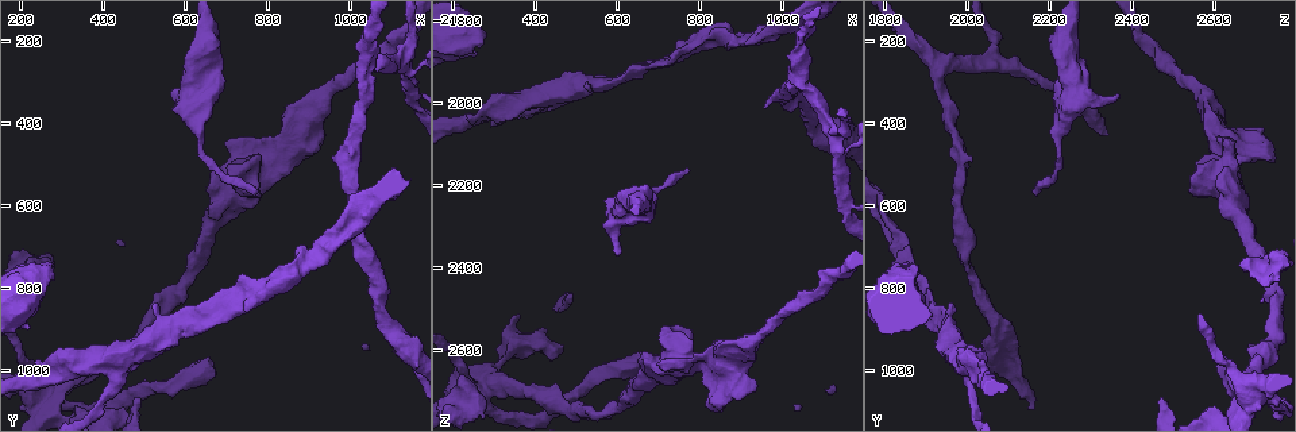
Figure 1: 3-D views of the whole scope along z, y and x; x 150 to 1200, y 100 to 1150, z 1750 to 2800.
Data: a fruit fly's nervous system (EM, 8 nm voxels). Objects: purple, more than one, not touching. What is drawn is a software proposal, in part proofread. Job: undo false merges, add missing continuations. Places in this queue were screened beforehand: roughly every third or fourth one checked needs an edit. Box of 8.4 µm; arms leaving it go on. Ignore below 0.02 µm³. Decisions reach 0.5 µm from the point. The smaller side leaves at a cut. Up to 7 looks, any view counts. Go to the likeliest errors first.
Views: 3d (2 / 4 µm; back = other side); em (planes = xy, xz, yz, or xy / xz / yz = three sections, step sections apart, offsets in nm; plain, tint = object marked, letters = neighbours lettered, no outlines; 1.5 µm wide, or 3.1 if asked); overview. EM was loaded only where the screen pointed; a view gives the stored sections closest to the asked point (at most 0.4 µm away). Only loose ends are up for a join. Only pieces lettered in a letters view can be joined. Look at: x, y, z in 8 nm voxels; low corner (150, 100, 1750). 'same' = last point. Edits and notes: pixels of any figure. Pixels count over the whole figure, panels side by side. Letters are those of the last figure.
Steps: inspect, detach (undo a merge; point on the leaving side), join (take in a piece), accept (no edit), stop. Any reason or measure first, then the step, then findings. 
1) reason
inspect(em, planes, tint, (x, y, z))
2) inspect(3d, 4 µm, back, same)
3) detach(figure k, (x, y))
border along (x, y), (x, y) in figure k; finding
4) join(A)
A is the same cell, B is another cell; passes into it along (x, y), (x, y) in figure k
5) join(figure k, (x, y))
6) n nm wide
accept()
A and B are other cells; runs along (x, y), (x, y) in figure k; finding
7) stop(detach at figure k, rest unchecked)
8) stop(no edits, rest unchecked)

branch stops here
inspect(em, planes, letters, (610, 330, 2370))

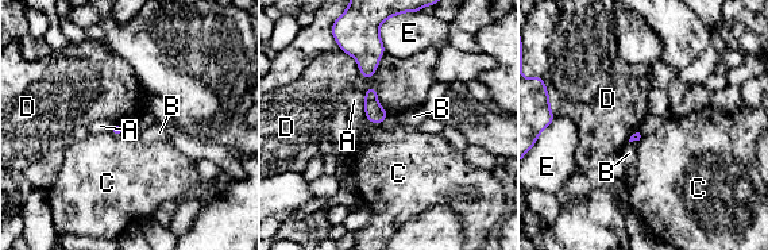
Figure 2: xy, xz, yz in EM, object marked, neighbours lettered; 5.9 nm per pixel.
accept()
A, B, C, D and E are other cells; border along (340, 49), (367, 79), (385, 54) in figure 2; no lettered piece goes on from it

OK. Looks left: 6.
sharp bend
inspect(3d, 2 µm, (1045, 260, 1945))

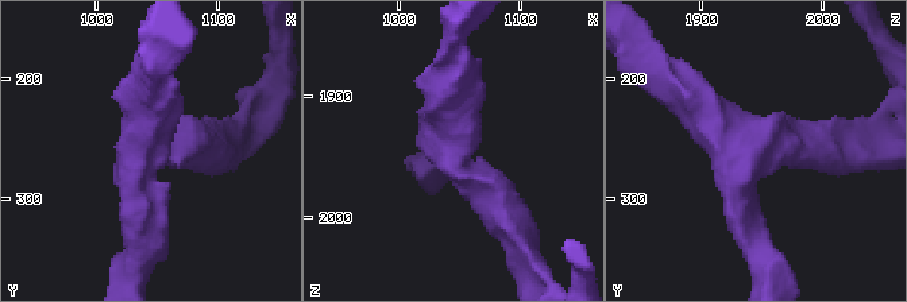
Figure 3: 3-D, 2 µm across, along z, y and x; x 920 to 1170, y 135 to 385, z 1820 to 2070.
shape alone is not enough
inspect(em, planes, letters, (1046, 260, 1944))

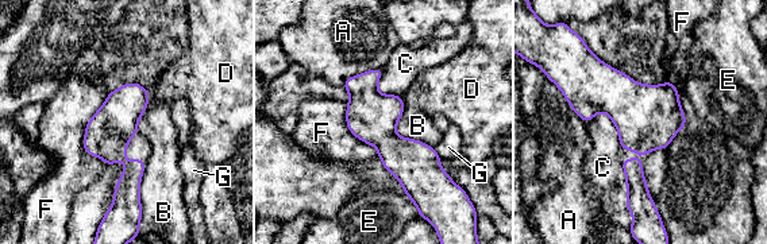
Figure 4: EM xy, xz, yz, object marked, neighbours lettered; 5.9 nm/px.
280 nm wide
accept()
A, B, C, D, E, F and G are other cells; runs along (350, 81), (426, 193) in figure 4; continuous, no second cell

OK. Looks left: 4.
inspect(em, planes, letters, (655, 970, 2630))

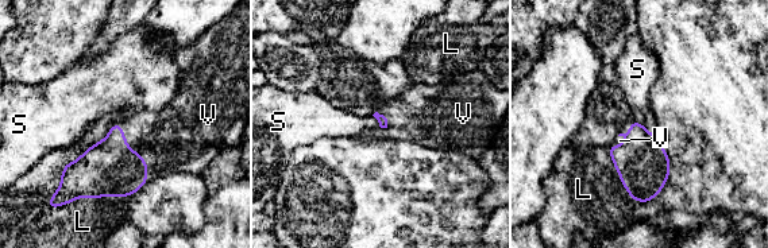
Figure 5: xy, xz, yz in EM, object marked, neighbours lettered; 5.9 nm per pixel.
join(V)
V is the same cell, L and S are other cells; it goes on there

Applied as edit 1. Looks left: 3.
stop(join at figure 5, rest unchecked)

